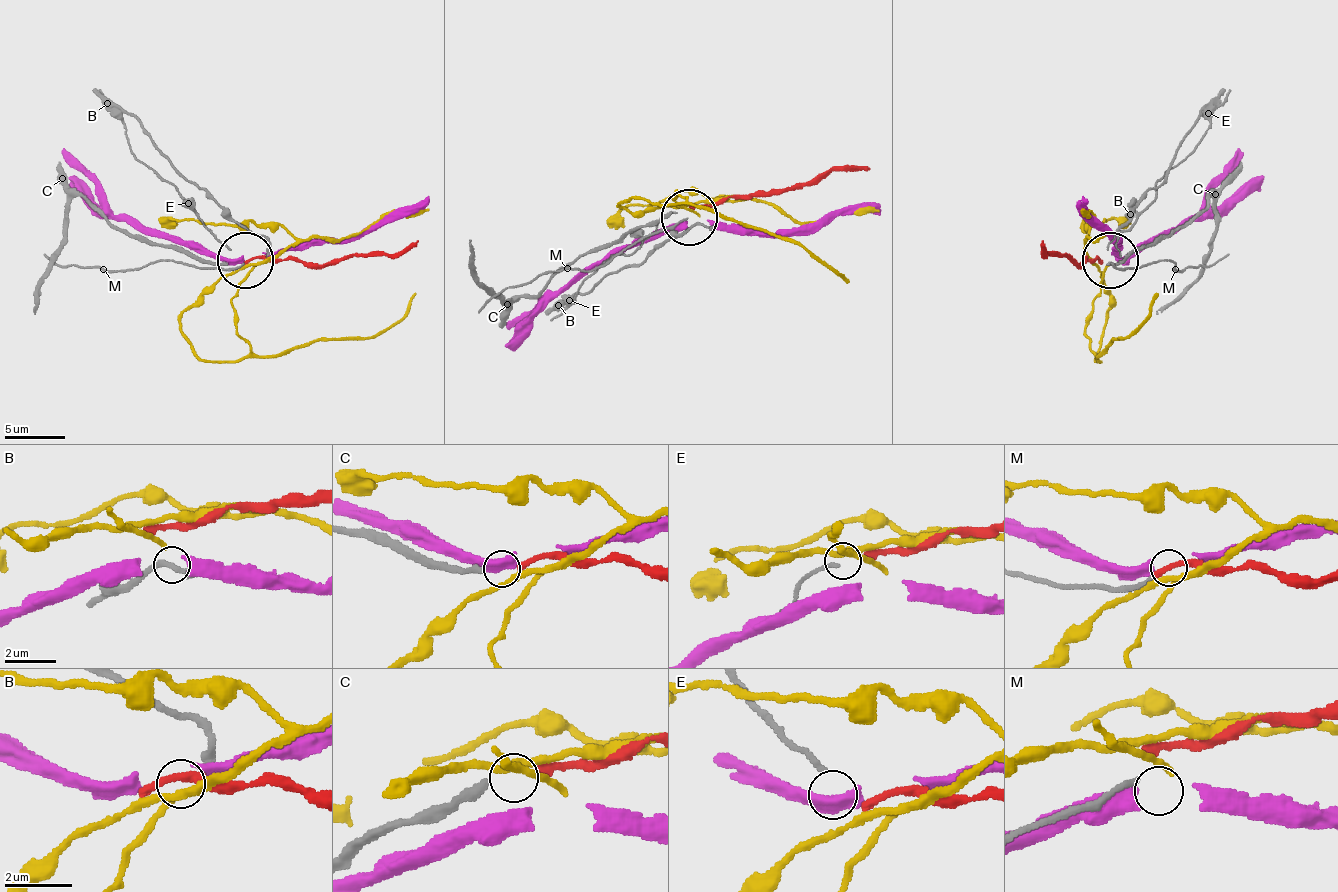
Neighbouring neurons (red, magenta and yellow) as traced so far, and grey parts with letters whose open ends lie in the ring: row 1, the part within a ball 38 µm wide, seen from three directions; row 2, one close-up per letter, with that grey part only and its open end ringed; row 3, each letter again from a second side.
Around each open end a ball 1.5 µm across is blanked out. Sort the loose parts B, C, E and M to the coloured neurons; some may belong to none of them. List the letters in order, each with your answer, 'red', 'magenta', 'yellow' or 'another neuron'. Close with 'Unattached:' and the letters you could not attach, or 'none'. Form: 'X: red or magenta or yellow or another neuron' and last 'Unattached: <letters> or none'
B: yellow
C: red
E: another neuron
M: another neuron
Unattached: E, M

